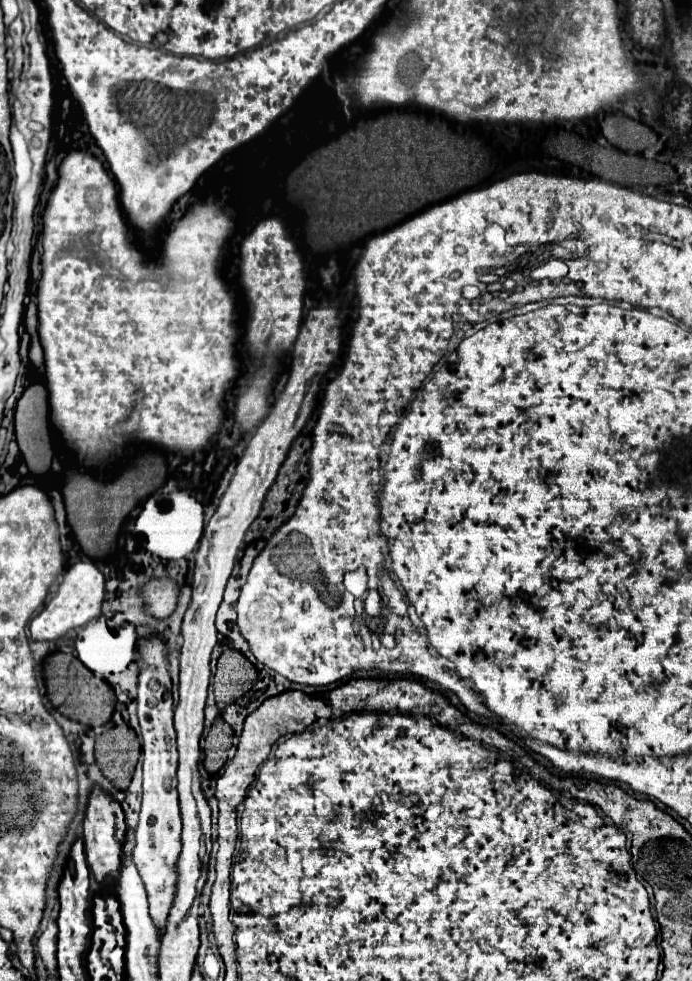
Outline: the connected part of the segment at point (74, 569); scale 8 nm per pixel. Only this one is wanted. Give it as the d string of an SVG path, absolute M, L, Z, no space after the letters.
M91 560L77 562L71 566L57 590L57 594L49 600L49 604L33 618L31 622L31 638L39 642L49 642L61 638L67 630L85 626L93 618L101 614L101 604L103 604L103 594L105 594L105 580L103 574L97 570L97 566Z

